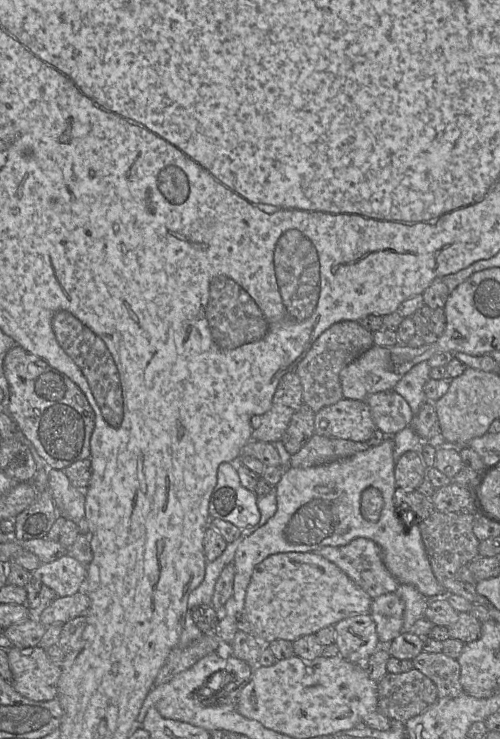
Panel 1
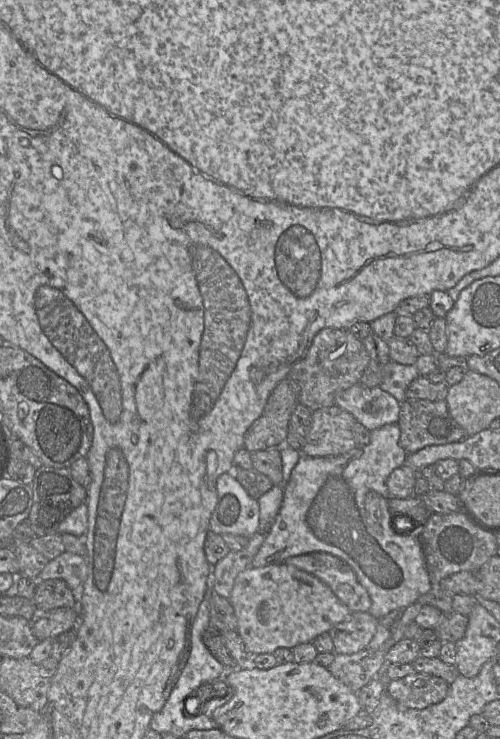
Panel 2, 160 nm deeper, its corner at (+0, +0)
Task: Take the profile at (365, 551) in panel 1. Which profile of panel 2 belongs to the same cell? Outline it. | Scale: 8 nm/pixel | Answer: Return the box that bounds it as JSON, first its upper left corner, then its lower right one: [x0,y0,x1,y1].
[284,552,372,612]

